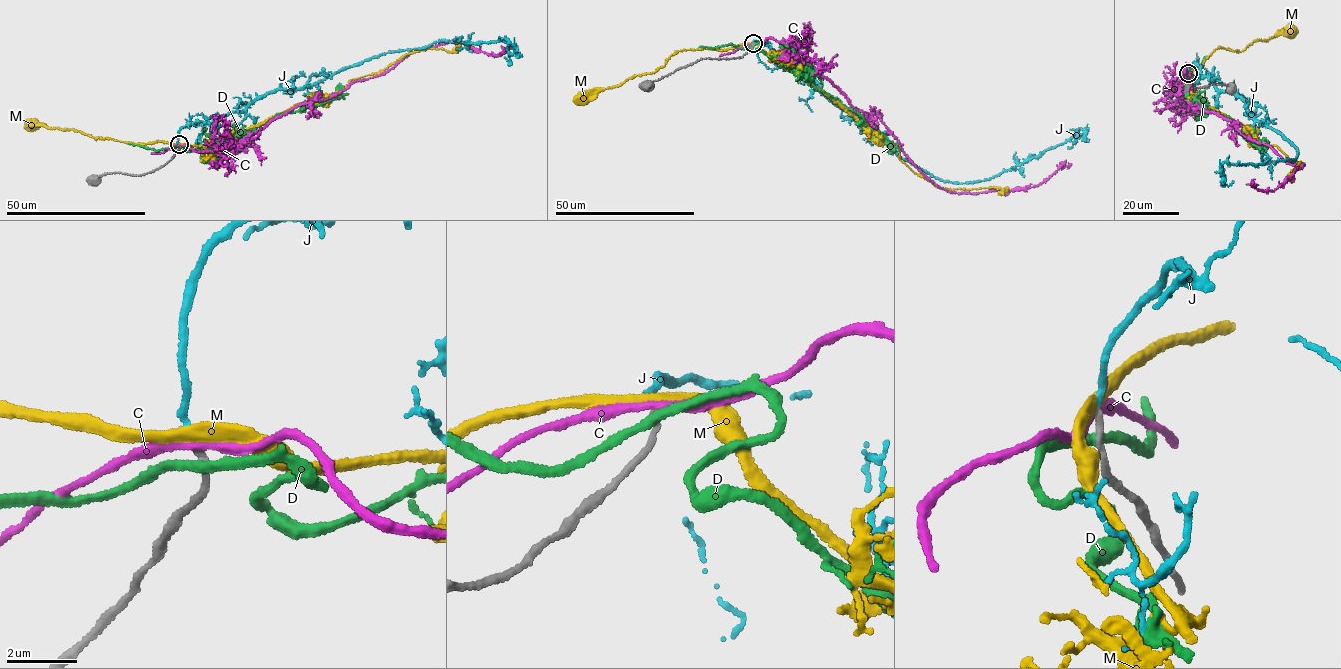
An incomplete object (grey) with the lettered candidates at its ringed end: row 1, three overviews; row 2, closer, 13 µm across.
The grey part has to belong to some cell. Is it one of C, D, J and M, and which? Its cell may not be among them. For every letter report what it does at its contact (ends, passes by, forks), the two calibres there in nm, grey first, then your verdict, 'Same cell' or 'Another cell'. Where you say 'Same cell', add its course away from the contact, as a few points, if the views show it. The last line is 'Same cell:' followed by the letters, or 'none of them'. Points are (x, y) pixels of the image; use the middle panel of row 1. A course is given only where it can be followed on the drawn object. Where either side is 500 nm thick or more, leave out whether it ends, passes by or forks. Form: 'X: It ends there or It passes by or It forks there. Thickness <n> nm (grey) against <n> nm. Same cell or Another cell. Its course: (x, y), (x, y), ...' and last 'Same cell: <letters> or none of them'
C: It passes by. Thickness 200 nm (grey) against 220 nm. Another cell
D: It passes by. Thickness 240 nm (grey) against 260 nm. Another cell
J: It ends there. Thickness 190 nm (grey) against 190 nm. Same cell. Its course: (753, 43), (788, 58), (902, 158), (942, 180), (990, 179), (1065, 143), (1079, 128), (1067, 147)
M: It passes by. Thickness 190 nm (grey) against 320 nm. Another cell
Same cell: J

